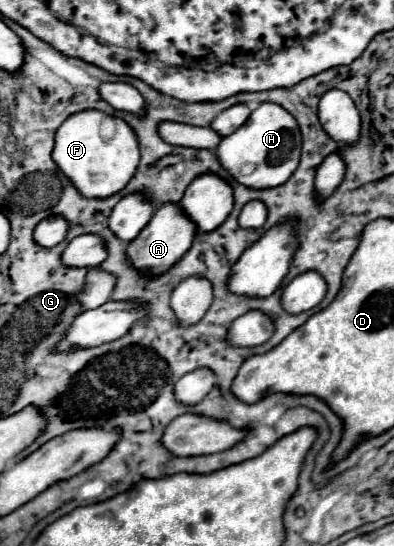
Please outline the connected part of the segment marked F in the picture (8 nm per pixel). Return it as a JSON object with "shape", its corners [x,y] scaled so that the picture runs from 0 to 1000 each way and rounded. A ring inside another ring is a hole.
{"shape":[[[226,200],[170,214],[140,244],[135,295],[160,321],[190,339],[190,346],[221,364],[266,364],[302,353],[353,302],[353,266],[338,251],[338,236],[302,214]]]}

